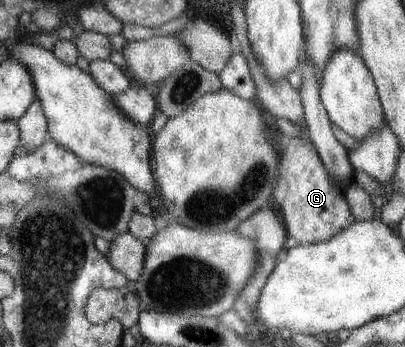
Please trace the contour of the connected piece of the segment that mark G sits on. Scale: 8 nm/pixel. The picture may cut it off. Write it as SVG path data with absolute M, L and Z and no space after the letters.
M294 136L284 150L284 178L287 184L286 196L278 213L288 236L292 236L299 245L317 245L328 242L341 230L354 224L355 218L351 213L345 190L340 191L337 183L331 179L314 148L307 137Z

